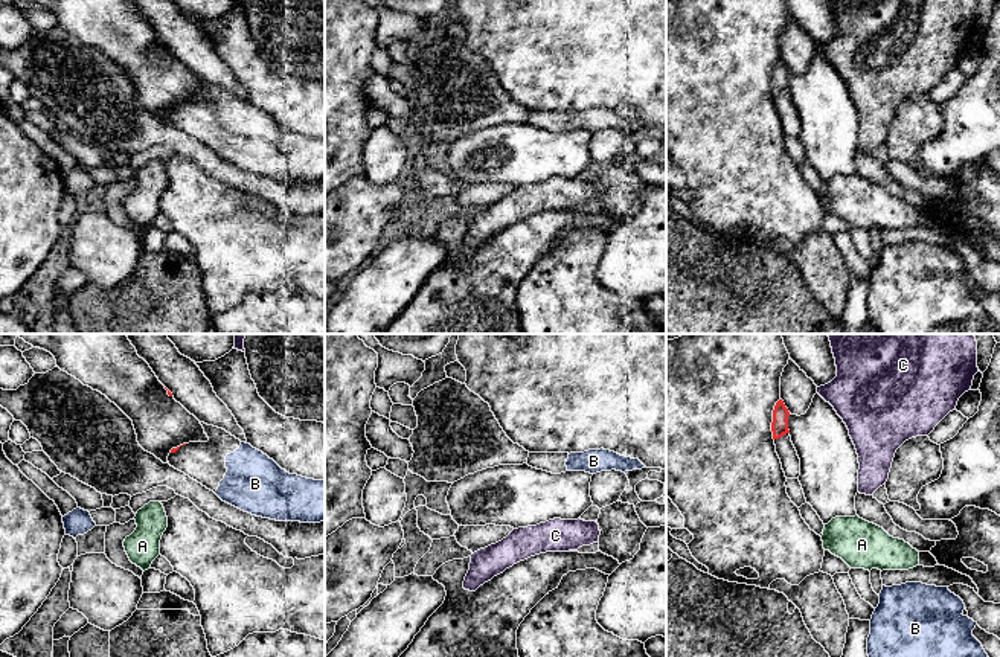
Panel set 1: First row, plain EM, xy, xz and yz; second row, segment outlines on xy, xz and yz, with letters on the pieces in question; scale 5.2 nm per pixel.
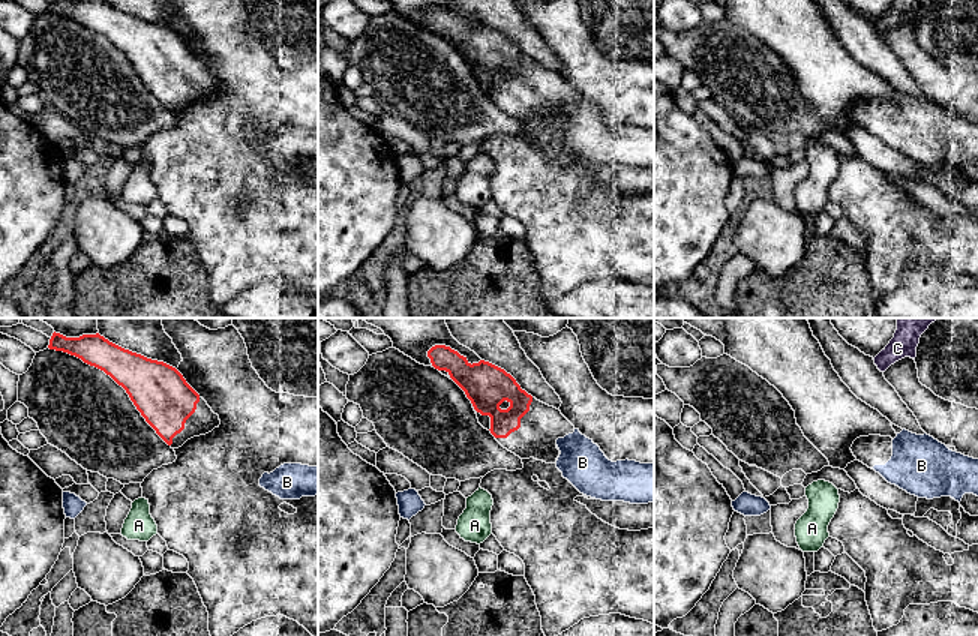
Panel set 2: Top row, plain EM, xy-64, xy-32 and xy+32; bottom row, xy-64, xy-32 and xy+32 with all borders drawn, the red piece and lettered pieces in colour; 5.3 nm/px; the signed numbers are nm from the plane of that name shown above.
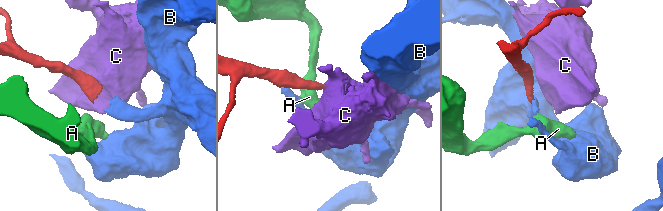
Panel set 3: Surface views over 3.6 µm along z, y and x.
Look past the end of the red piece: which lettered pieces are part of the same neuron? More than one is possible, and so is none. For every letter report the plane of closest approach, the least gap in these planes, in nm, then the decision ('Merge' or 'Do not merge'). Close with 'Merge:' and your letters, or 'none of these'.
A: Closest in xy. Distance 280 nm. Do not merge
B: Closest in xy. Distance 220 nm. Merge
C: Closest in yz. Distance 180 nm. Do not merge
Merge: B

